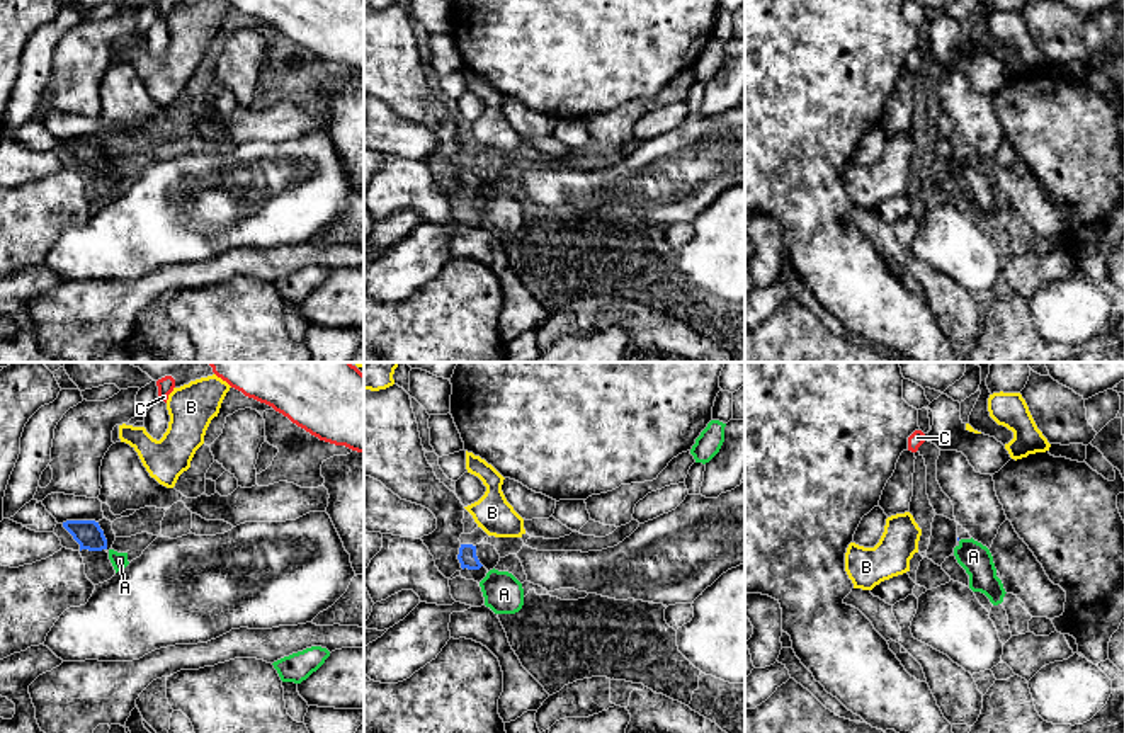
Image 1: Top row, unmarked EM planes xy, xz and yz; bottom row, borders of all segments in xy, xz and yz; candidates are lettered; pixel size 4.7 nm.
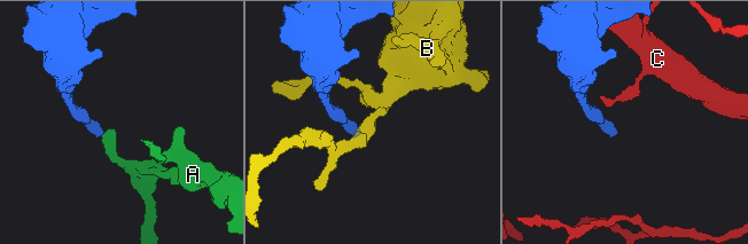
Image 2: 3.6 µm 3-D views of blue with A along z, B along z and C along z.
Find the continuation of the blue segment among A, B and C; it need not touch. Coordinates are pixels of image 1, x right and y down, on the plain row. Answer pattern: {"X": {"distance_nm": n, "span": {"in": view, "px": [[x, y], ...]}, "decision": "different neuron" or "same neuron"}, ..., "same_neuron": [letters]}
{"A": {"distance_nm": 20, "span": {"in": "xy", "px": [[106, 167], [109, 169]]}, "decision": "same neuron"}, "B": {"distance_nm": 90, "span": {"in": "xz", "px": [[475, 165], [487, 152]]}, "decision": "different neuron"}, "C": {"distance_nm": 650, "span": {"in": "xy", "px": [[97, 142], [162, 19]]}, "decision": "different neuron"}, "same_neuron": ["A"]}

